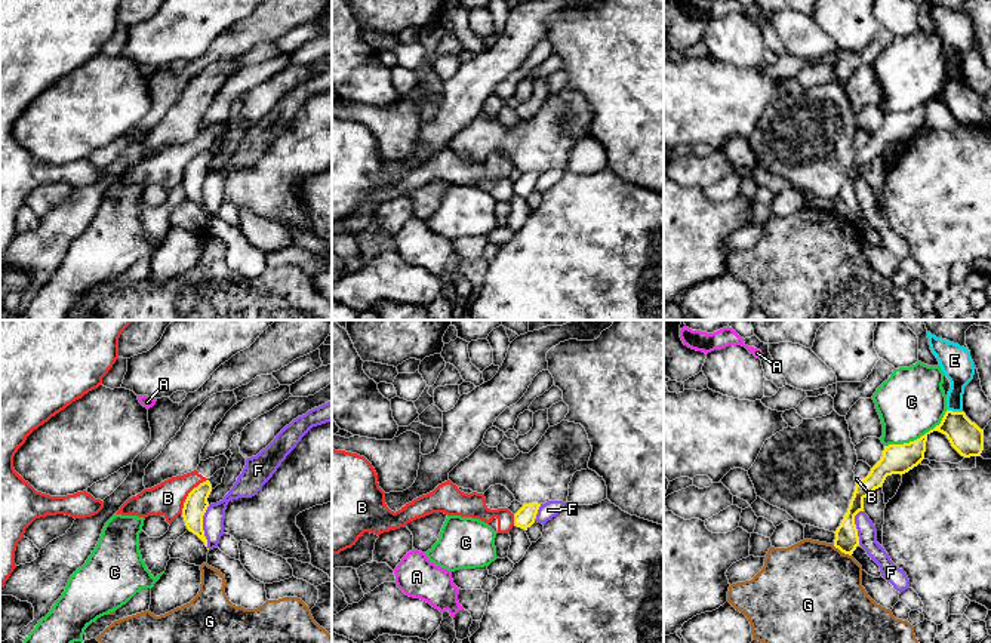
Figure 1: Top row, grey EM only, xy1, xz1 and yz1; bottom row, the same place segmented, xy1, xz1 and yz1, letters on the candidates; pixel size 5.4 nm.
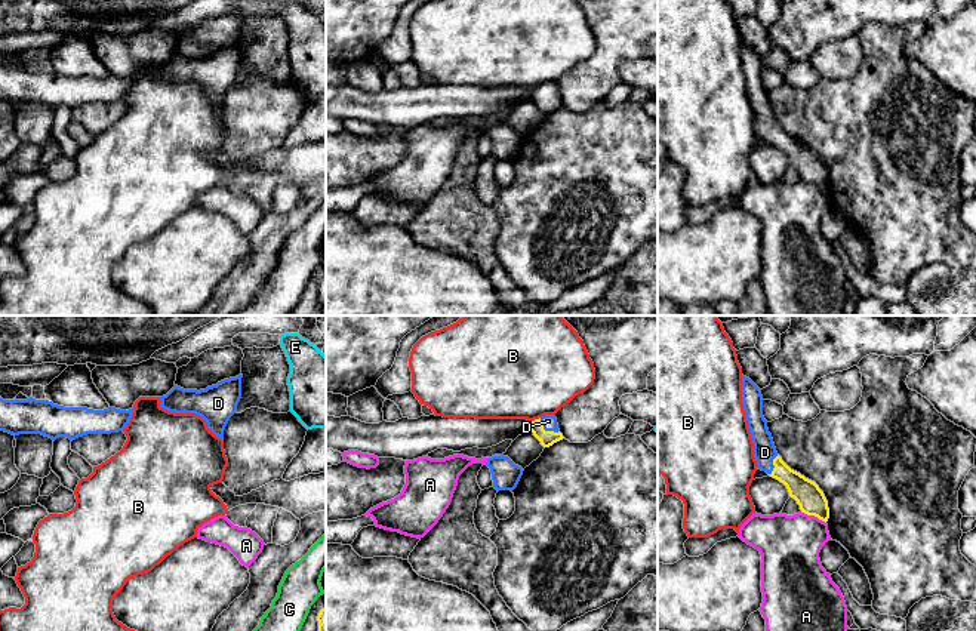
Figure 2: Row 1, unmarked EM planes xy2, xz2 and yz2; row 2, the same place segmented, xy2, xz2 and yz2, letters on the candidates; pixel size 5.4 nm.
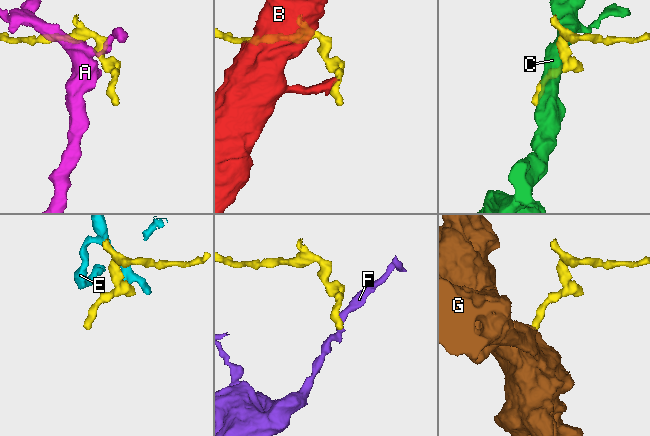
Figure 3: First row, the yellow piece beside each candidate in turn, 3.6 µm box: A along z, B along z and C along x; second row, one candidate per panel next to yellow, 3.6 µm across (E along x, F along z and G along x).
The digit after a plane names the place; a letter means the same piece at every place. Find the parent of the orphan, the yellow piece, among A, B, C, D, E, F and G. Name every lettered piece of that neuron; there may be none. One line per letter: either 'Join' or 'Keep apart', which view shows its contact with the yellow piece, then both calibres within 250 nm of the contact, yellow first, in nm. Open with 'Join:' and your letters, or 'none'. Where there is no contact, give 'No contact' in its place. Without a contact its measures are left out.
Join: D
A: Keep apart. Touches yellow in yz2. Thickness 150 nm (yellow) against 320 nm
B: Keep apart. Touches yellow in xy1. Thickness 130 nm (yellow) against 180 nm
C: Keep apart. Touches yellow in yz1. Thickness 170 nm (yellow) against 360 nm
D: Join. Touches yellow in xz2. Thickness 90 nm (yellow) against 80 nm
E: Keep apart. Touches yellow in yz1. Thickness 180 nm (yellow) against 170 nm
F: Keep apart. Touches yellow in xy1. Thickness 130 nm (yellow) against 110 nm
G: Keep apart. Touches yellow in yz1. Thickness 130 nm (yellow) against 500 nm

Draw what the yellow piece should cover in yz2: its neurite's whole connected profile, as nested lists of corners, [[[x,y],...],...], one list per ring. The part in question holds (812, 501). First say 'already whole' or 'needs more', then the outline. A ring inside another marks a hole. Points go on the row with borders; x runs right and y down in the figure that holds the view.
needs more | [[[742,375],[742,403],[746,413],[748,428],[754,443],[754,458],[757,468],[783,483],[789,496],[797,501],[801,513],[828,521],[828,501],[819,486],[791,470],[778,455],[767,421],[763,416],[761,390]]]

